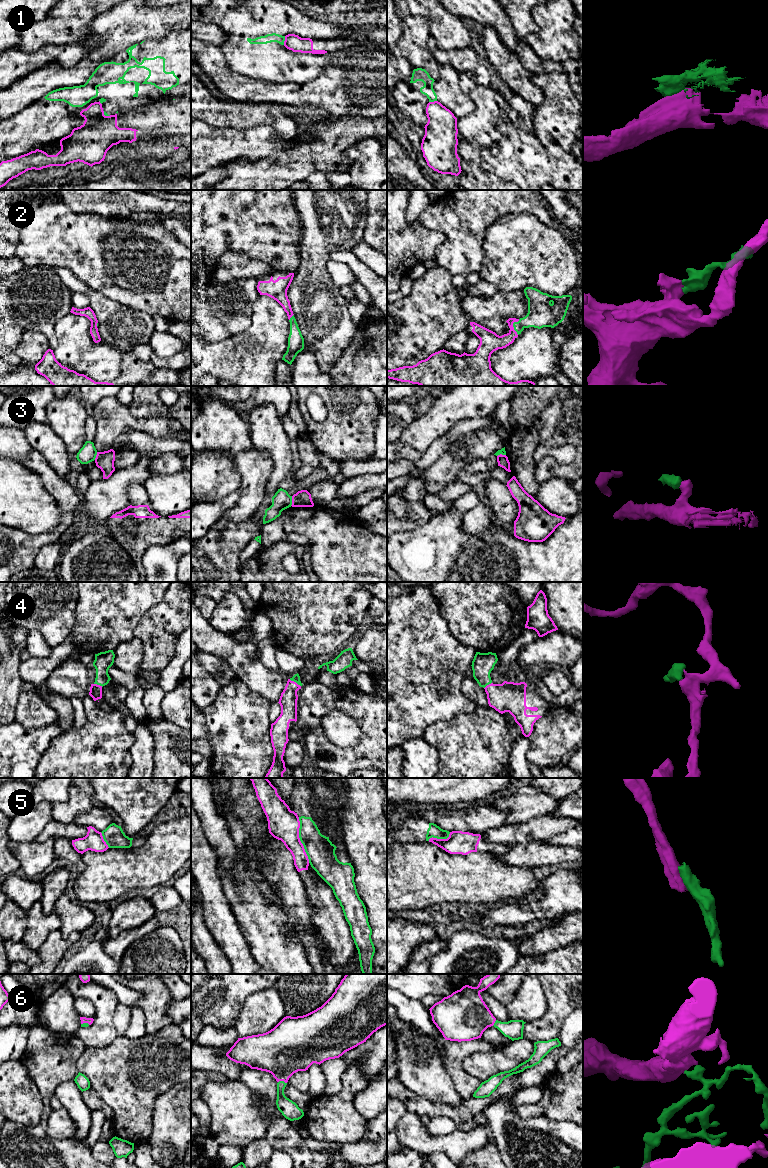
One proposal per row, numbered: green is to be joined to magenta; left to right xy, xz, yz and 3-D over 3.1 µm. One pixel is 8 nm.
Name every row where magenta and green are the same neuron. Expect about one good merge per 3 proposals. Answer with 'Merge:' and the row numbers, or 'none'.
Merge: 2, 4, 6

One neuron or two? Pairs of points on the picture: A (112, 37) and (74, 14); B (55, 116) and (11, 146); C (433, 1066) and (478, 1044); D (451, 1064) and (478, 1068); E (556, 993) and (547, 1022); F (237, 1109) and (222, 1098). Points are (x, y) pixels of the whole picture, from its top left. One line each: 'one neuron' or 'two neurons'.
A: two neurons
B: one neuron
C: two neurons
D: two neurons
E: one neuron
F: one neuron

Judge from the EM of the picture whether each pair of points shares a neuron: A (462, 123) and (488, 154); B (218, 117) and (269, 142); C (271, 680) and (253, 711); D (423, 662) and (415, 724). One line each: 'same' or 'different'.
A: different
B: different
C: different
D: same

